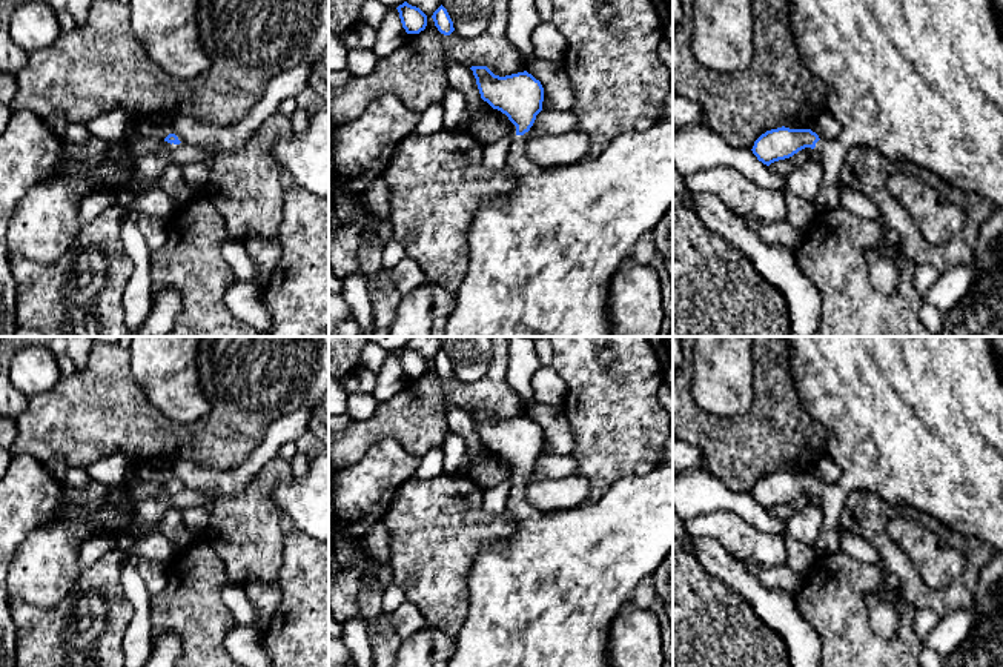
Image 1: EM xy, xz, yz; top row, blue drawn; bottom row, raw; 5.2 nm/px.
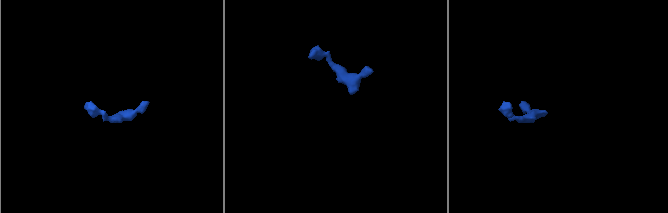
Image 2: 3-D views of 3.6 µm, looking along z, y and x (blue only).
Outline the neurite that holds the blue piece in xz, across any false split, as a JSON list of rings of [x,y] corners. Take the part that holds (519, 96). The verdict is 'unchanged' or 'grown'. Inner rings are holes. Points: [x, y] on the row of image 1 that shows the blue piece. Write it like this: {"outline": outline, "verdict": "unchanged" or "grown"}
{"outline": [[[472,66],[481,98],[501,111],[516,126],[516,135],[524,135],[542,111],[544,88],[527,71],[499,77],[487,66]]], "verdict": "unchanged"}

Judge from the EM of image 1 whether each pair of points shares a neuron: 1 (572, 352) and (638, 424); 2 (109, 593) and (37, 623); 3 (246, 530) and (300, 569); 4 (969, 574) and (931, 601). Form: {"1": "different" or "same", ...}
{"1": "same", "2": "same", "3": "different", "4": "same"}

